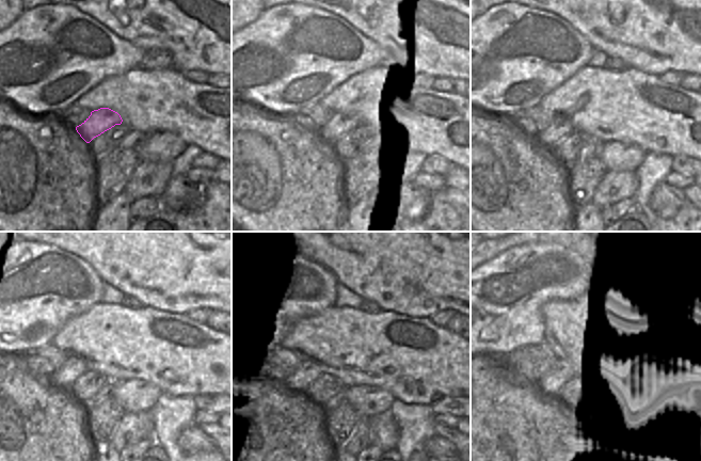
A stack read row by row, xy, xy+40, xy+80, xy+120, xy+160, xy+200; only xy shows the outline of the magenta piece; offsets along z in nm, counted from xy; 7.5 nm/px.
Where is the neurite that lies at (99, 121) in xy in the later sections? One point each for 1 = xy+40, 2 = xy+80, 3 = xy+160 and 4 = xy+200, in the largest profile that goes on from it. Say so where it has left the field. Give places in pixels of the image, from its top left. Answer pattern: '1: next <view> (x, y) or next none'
1: next xy+40 (338, 124)
2: next xy+80 (559, 127)
3: next xy+160 (309, 370)
4: next xy+200 (551, 372)

